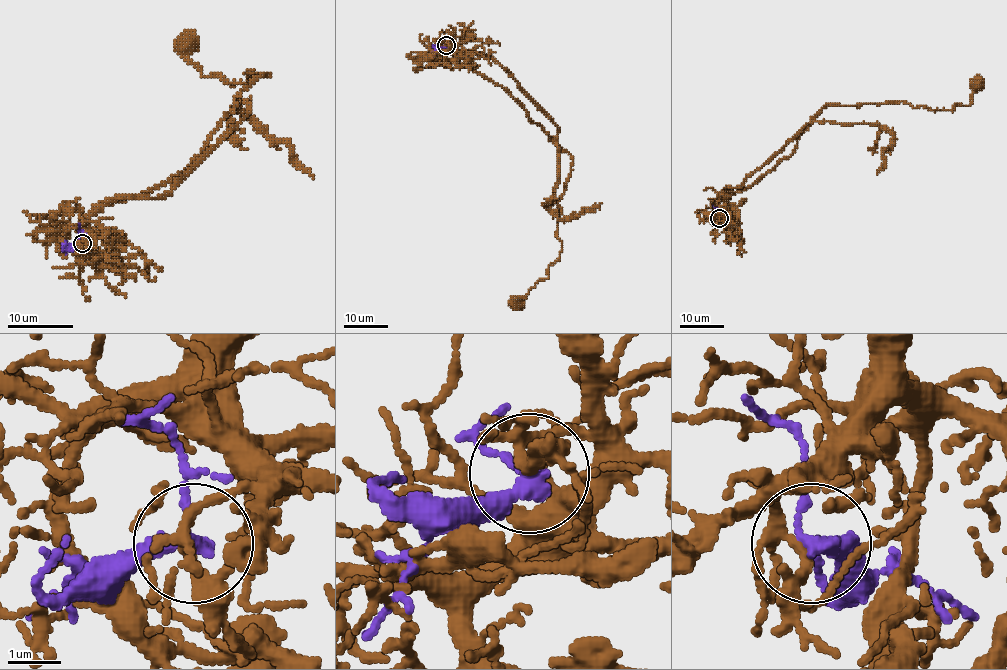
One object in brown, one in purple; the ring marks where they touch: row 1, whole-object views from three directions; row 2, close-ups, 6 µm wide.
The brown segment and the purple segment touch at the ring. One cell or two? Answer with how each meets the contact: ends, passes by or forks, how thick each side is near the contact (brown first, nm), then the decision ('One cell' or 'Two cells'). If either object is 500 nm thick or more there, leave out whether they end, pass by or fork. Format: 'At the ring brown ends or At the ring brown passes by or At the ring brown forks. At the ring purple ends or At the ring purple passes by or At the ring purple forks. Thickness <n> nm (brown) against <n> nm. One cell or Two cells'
At the ring brown forks. At the ring purple passes by. Thickness 200 nm (brown) against 280 nm. Two cells

